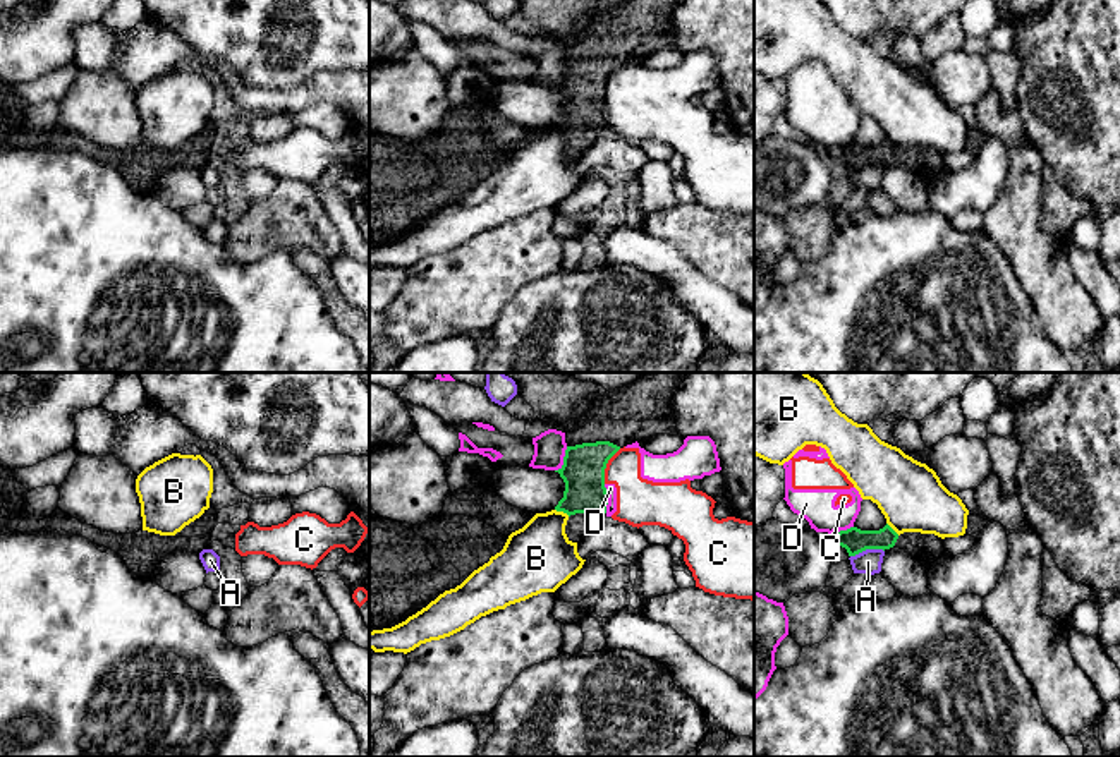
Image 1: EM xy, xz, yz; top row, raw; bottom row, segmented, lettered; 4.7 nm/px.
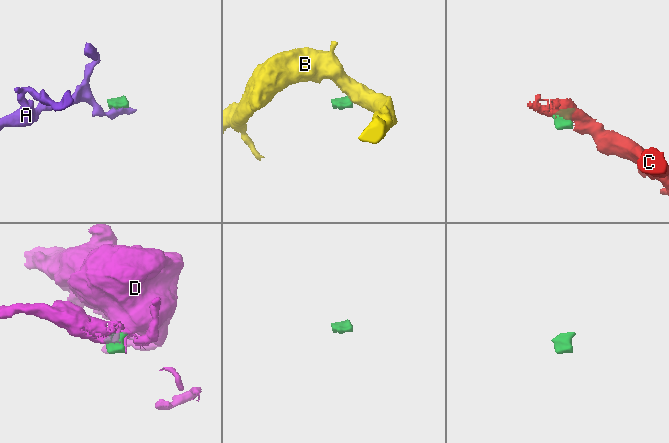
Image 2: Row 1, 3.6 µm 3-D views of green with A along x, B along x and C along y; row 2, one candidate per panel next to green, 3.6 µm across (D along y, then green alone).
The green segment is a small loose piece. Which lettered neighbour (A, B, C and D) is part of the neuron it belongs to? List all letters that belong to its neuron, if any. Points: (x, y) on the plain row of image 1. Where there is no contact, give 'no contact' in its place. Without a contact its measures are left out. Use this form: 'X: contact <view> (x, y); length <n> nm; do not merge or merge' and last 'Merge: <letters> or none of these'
A: contact yz (866, 163); length 160 nm; do not merge
B: contact xz (562, 126); length 80 nm; do not merge
C: contact xz (605, 81); length 190 nm; do not merge
D: contact xz (607, 114); length 140 nm; do not merge
Merge: none of these

